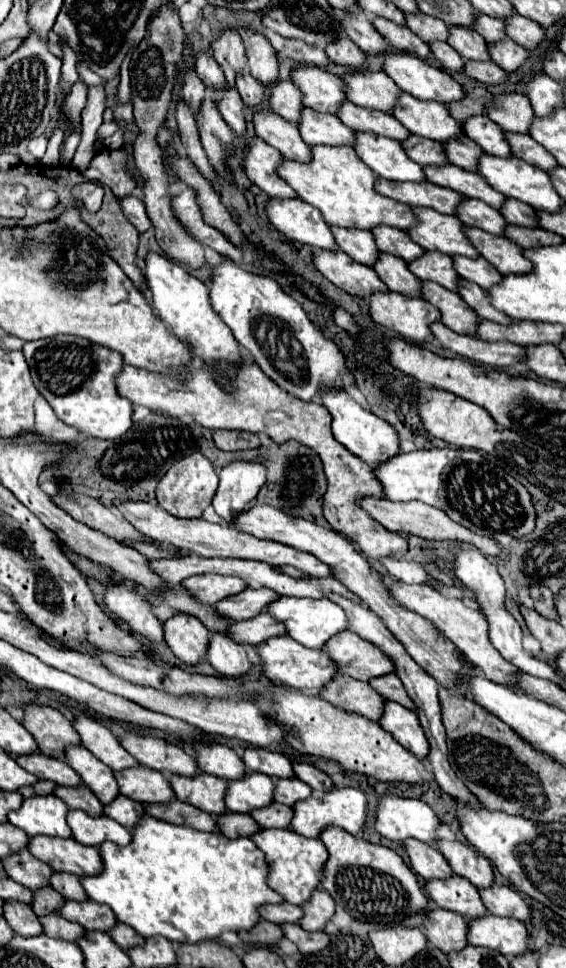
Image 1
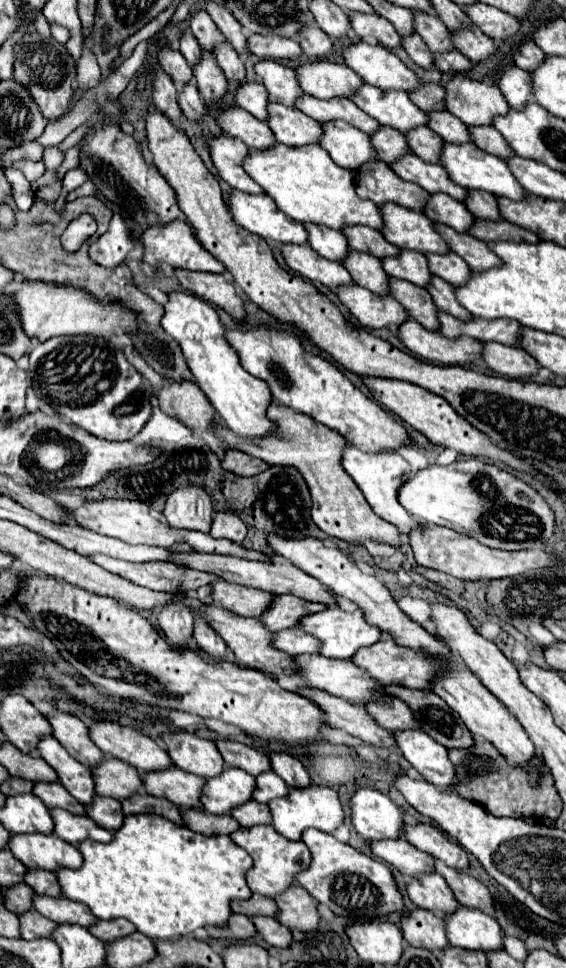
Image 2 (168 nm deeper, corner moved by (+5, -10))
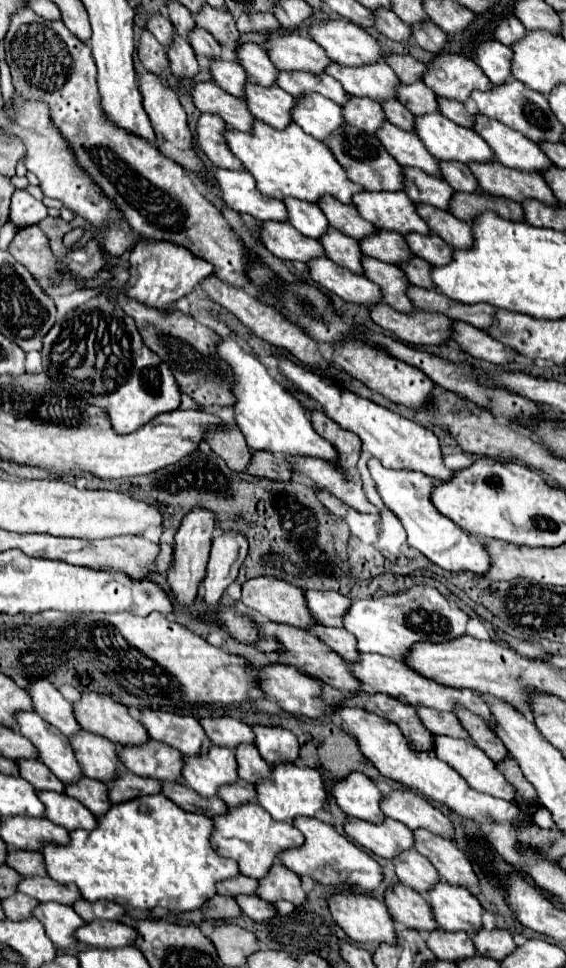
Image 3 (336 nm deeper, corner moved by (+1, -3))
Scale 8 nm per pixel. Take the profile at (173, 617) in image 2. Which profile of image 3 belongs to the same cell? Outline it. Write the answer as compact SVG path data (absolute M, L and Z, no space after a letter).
M192 509L188 515L184 515L182 525L174 537L174 567L166 573L170 589L176 597L176 603L182 607L190 607L196 599L198 585L206 575L206 563L210 555L212 545L212 533L214 533L214 515L208 509Z

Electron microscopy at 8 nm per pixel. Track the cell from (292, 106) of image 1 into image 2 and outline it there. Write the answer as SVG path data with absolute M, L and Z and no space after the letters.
M246 82L236 92L236 104L258 120L268 120L268 90L260 82Z

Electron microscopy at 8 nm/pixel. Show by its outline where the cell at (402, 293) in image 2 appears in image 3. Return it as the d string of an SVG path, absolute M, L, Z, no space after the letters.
M364 257L362 265L364 265L364 277L380 287L382 301L386 305L390 305L392 309L396 309L400 313L410 313L414 309L410 299L406 297L408 279L398 269L398 265L388 265L388 263L376 261L372 257Z

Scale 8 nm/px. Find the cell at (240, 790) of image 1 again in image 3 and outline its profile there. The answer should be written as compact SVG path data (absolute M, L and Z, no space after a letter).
M210 745L208 753L200 753L200 757L184 757L182 777L202 797L214 797L220 785L238 779L234 751Z

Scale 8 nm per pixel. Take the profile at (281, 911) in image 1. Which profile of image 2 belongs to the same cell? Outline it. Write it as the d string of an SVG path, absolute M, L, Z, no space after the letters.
M254 894L250 900L234 900L232 910L236 914L244 914L248 918L252 918L252 916L276 918L276 912L278 912L276 902L272 898L266 898L266 896L260 896L260 894Z

